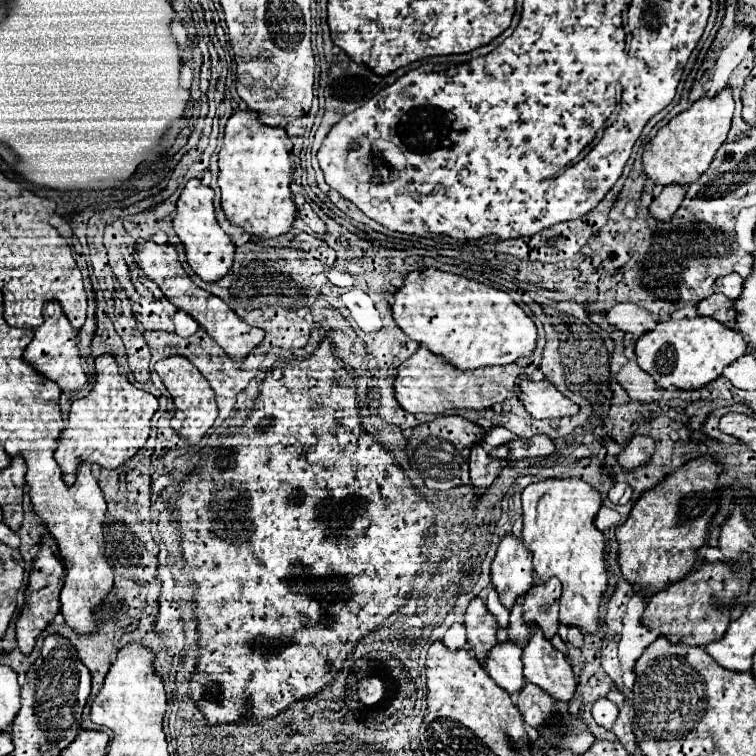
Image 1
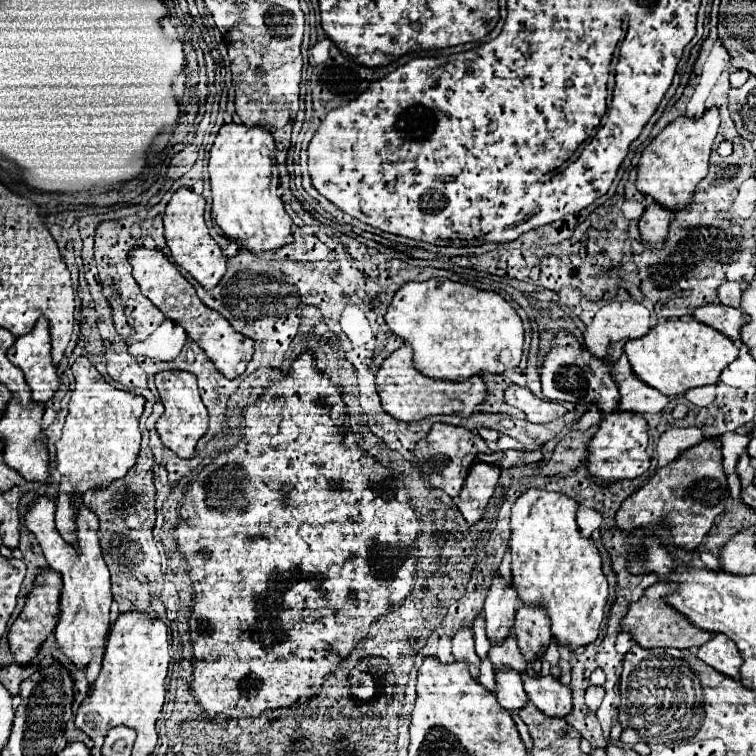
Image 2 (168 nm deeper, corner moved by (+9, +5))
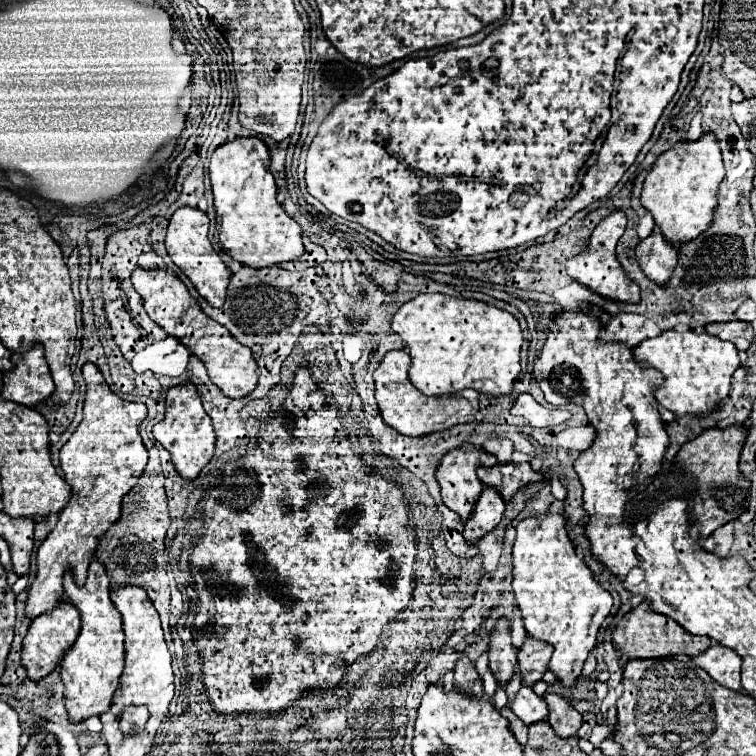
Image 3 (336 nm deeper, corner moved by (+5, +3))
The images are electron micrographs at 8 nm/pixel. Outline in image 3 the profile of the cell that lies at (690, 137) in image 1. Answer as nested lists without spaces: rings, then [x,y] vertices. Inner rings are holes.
[[[703,134],[695,142],[677,142],[671,150],[661,154],[647,174],[641,204],[651,212],[663,238],[671,244],[685,244],[695,240],[713,224],[713,210],[717,208],[717,190],[725,178],[719,142],[713,134]]]

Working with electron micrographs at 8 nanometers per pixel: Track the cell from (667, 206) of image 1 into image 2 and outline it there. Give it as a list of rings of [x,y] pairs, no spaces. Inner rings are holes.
[[[651,202],[641,220],[639,220],[639,230],[641,230],[641,238],[645,244],[663,244],[663,240],[667,238],[667,228],[669,228],[669,220],[671,220],[673,212],[667,212],[667,208],[659,208],[659,204]]]

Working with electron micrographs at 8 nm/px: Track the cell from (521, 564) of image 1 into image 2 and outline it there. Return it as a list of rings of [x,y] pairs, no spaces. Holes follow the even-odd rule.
[[[499,572],[493,576],[491,586],[487,588],[487,598],[485,598],[485,606],[483,606],[483,618],[487,620],[487,636],[491,640],[491,644],[501,642],[513,628],[513,618],[515,618],[515,608],[519,604],[519,594],[515,592],[515,584],[507,582]]]

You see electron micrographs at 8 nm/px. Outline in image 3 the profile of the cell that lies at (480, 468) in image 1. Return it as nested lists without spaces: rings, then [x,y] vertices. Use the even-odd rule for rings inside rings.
[[[485,488],[475,504],[471,518],[465,522],[463,538],[469,544],[477,544],[487,532],[491,532],[501,522],[503,512],[505,512],[505,502],[499,496],[499,492]]]

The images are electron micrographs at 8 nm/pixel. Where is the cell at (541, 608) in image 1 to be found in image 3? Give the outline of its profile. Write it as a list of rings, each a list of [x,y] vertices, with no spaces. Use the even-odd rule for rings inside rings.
[[[527,636],[523,648],[519,650],[519,674],[523,686],[533,686],[543,678],[549,666],[549,658],[553,654],[553,646],[541,640],[533,640]]]

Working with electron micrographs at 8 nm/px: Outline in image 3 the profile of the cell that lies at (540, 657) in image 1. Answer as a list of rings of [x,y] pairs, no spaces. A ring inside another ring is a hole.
[[[547,694],[545,700],[549,704],[549,718],[547,718],[547,722],[551,724],[555,734],[559,734],[559,738],[575,736],[579,726],[581,726],[581,714],[569,702],[565,702],[557,694]]]

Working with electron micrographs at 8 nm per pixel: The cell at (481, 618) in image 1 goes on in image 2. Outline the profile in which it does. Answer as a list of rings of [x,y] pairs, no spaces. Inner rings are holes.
[[[459,628],[453,636],[453,656],[455,660],[469,662],[469,672],[473,678],[479,678],[479,656],[475,652],[475,636],[471,628]]]

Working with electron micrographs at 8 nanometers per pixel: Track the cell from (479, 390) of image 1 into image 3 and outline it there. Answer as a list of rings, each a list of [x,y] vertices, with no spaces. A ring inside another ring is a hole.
[[[391,350],[385,354],[385,358],[381,360],[379,368],[375,370],[375,398],[377,398],[377,406],[381,412],[383,422],[397,430],[403,436],[427,436],[433,432],[441,432],[441,430],[449,430],[457,424],[465,424],[465,422],[473,422],[475,414],[479,410],[479,394],[475,390],[463,390],[459,394],[453,396],[425,396],[421,394],[409,380],[407,370],[409,370],[411,358],[405,350]]]

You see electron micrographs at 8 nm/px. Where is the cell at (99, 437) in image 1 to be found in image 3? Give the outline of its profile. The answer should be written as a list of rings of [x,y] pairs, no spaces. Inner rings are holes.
[[[95,364],[83,366],[83,378],[87,384],[83,420],[69,442],[61,448],[59,456],[59,466],[65,474],[63,478],[73,486],[73,496],[59,514],[59,522],[53,532],[39,546],[37,576],[29,586],[29,596],[25,602],[27,620],[51,612],[67,598],[63,590],[63,574],[67,570],[73,572],[75,584],[83,586],[99,538],[111,528],[115,520],[119,520],[121,500],[131,488],[135,488],[135,482],[147,464],[147,450],[139,436],[139,424],[147,416],[147,406],[139,402],[127,402],[111,392]]]

